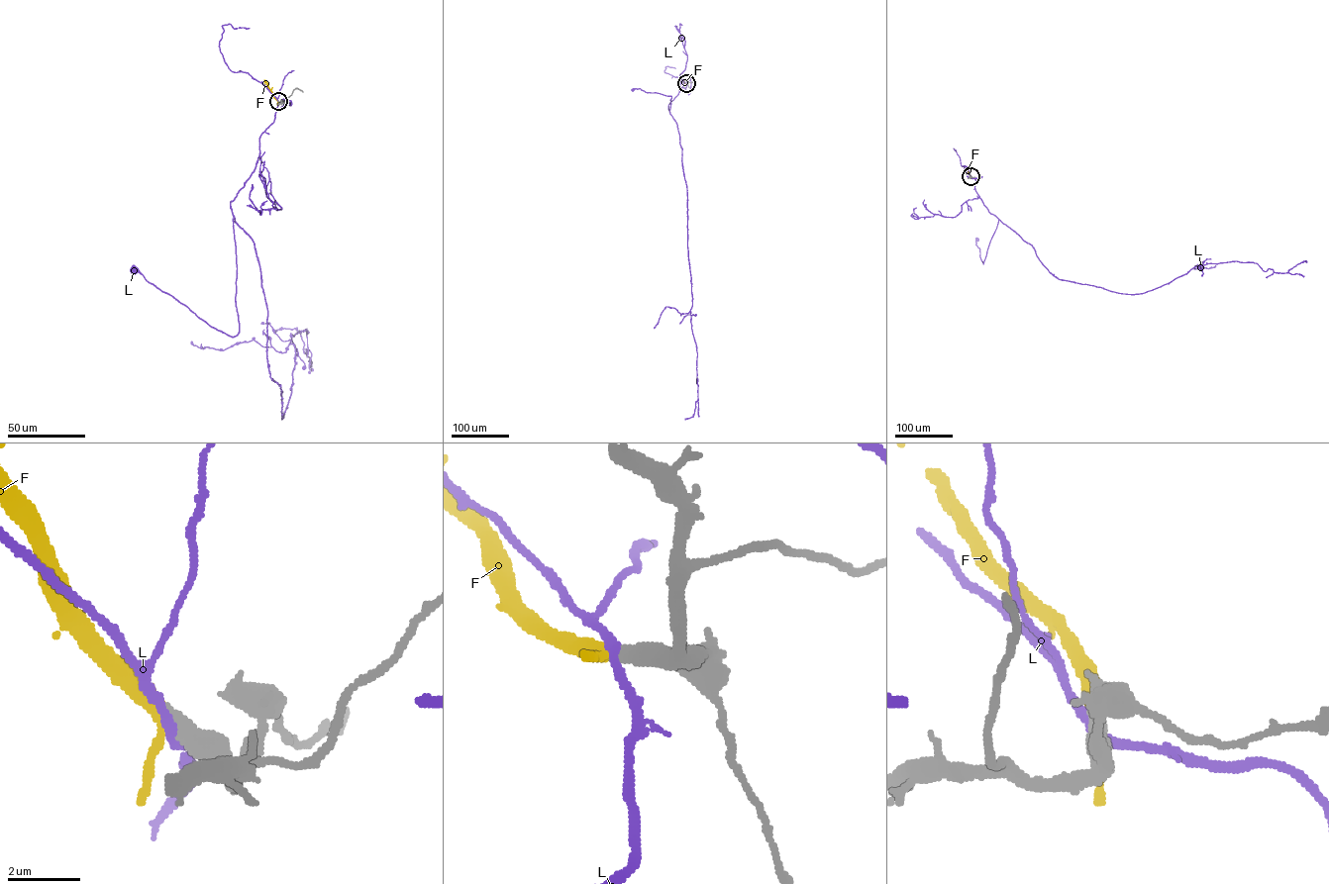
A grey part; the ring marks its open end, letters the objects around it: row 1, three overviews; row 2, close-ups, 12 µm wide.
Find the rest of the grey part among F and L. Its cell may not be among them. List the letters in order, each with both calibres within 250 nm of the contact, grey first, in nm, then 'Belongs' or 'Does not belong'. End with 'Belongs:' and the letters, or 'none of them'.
F: Thickness 480 nm (grey) against 380 nm. Belongs
L: Thickness 550 nm (grey) against 240 nm. Does not belong
Belongs: F

